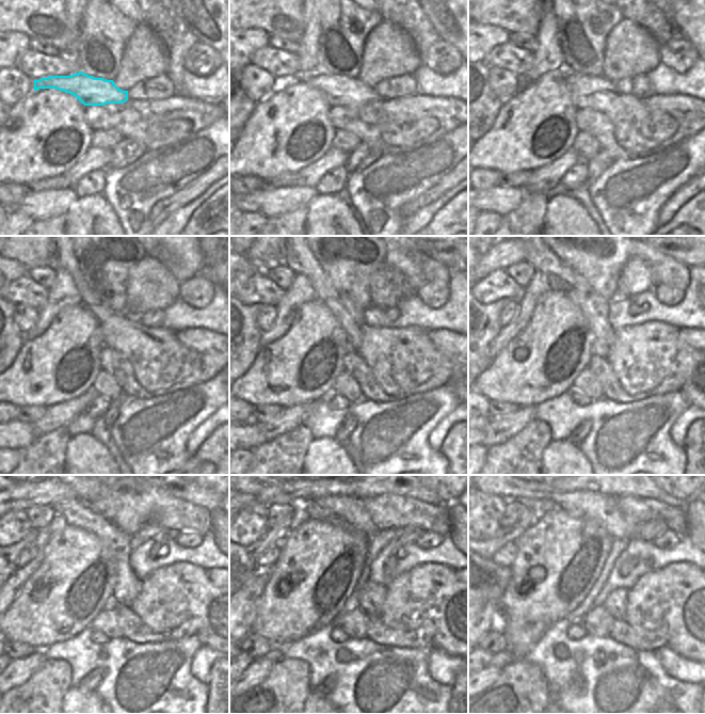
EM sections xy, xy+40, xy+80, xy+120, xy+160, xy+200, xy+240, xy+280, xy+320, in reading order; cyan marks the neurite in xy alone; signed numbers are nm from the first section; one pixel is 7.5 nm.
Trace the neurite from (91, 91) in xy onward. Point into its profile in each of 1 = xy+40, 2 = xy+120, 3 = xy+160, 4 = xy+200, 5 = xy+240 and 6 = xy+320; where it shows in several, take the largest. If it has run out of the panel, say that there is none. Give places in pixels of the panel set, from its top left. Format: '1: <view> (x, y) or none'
1: xy+40 (338, 90)
2: xy+120 (159, 361)
3: xy+160 (401, 359)
4: xy+200 (642, 356)
5: xy+240 (170, 596)
6: xy+320 (681, 596)

